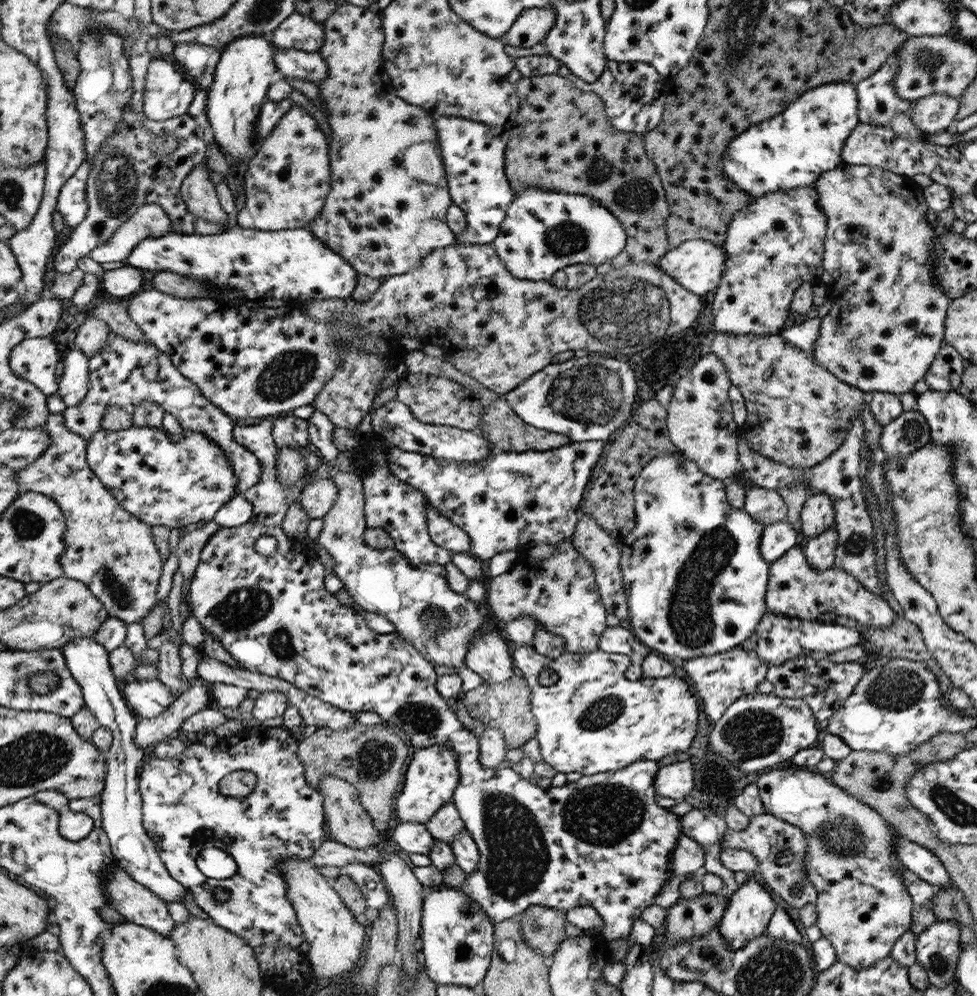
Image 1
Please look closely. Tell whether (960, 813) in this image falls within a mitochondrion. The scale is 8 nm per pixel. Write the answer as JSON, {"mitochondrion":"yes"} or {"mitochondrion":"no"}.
{"mitochondrion":"yes"}

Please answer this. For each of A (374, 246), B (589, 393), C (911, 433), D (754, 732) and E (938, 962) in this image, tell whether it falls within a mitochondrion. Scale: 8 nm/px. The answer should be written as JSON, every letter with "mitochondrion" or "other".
{"A":"other","B":"mitochondrion","C":"mitochondrion","D":"mitochondrion","E":"mitochondrion"}

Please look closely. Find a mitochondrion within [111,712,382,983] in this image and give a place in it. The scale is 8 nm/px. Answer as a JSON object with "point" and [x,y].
{"point":[203,827]}

